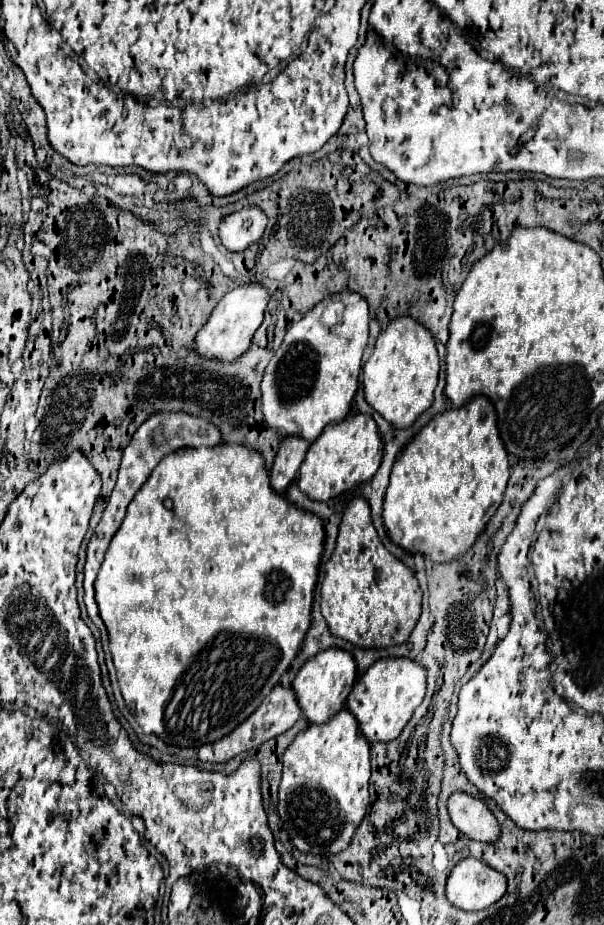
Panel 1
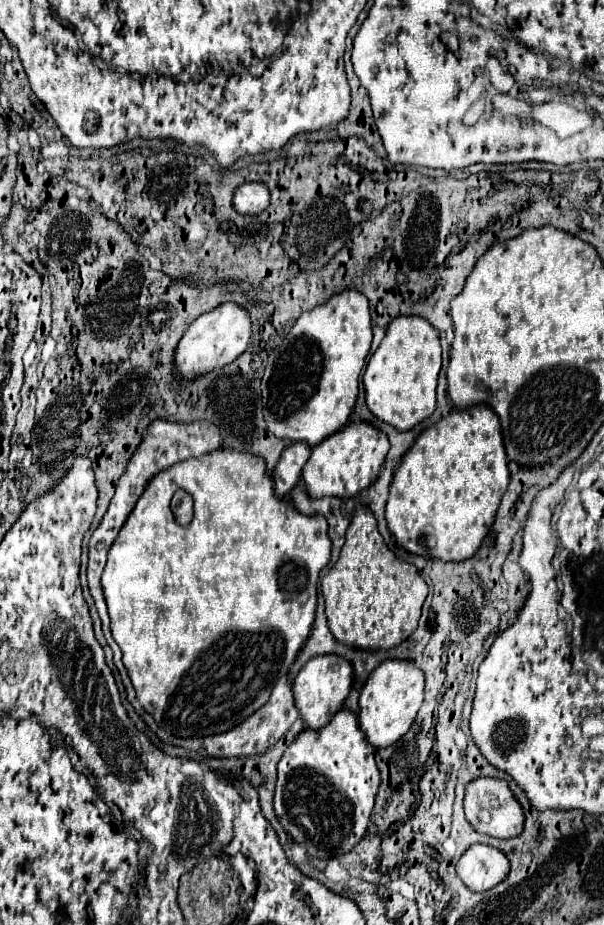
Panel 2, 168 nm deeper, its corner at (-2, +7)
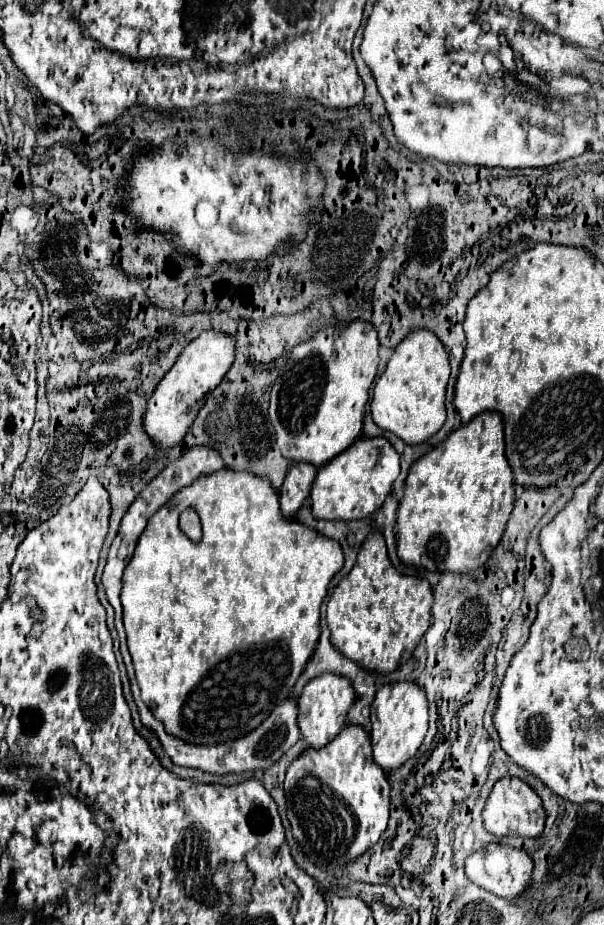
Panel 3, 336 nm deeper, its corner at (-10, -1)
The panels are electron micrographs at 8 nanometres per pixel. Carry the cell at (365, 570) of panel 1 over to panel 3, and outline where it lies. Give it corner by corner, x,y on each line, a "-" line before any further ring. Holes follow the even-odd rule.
373,531
361,545
355,567
327,601
327,625
333,647
371,673
391,673
407,663
431,621
433,593
427,579
403,577
387,559
381,533

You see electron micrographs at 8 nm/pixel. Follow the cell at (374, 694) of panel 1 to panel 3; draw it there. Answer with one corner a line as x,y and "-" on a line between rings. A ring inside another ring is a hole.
403,681
381,687
381,693
377,693
377,701
373,701
371,707
371,723
373,723
371,745
373,745
373,759
385,773
399,769
419,751
429,725
427,711
429,711
427,693
417,683

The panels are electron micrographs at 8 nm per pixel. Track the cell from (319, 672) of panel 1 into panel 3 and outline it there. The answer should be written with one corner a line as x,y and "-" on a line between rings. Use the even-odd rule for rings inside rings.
331,673
319,675
313,681
309,681
309,685
305,685
297,701
297,707
299,707
297,721
299,721
301,735
309,743
309,747
321,749
339,735
339,731
345,727
345,717
353,701
355,701
355,693
353,693
351,681
341,675
331,675

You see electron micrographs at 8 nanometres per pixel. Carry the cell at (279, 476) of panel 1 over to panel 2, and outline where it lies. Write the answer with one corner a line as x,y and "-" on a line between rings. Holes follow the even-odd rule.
293,441
283,449
281,459
273,469
275,493
279,497
287,495
293,489
293,485
297,485
301,477
301,469
307,463
309,455
311,455
311,447
305,445
305,441

